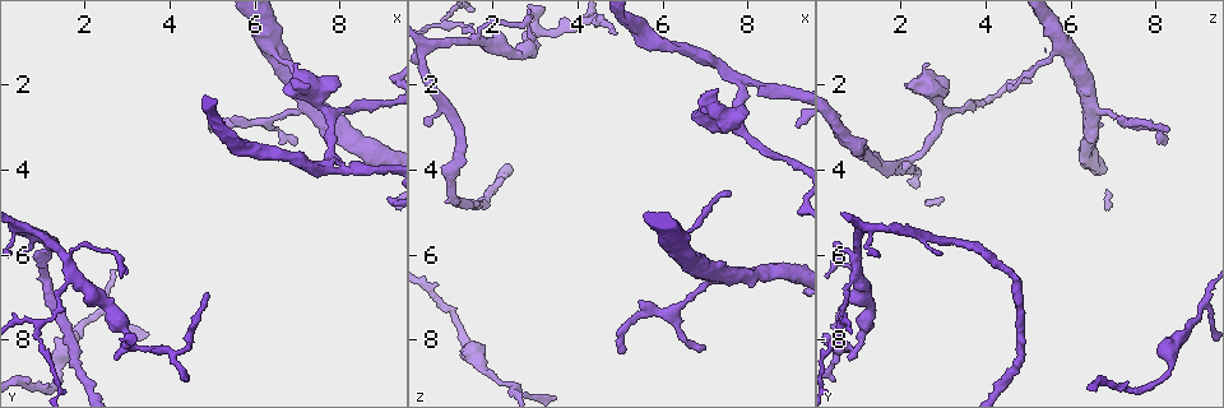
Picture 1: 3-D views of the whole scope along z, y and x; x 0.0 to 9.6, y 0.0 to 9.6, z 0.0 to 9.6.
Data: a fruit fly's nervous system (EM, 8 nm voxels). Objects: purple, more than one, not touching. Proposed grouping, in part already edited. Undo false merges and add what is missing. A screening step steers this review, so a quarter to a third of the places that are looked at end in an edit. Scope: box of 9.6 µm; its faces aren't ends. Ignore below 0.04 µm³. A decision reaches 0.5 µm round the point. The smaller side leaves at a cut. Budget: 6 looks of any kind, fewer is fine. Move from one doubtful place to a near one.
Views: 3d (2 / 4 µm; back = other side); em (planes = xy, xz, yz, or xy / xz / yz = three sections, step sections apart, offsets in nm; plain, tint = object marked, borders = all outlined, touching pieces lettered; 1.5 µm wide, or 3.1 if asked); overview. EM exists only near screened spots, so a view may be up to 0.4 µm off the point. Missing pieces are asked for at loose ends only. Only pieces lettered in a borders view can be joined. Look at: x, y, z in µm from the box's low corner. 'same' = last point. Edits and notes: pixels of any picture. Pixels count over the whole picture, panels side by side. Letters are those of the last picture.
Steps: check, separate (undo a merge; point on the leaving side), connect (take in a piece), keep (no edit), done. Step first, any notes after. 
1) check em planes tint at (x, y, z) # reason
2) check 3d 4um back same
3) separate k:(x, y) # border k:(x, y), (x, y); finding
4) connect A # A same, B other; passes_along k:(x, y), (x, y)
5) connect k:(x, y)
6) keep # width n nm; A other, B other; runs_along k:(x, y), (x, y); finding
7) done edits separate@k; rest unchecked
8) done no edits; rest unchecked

check 3d 2um at (7.85, 3.75, 2.35) # thin neck

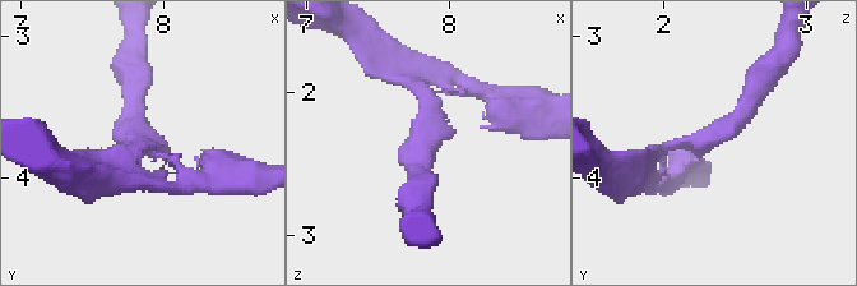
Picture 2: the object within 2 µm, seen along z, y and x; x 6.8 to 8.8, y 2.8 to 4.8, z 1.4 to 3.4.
check em planes borders at (7.82, 3.72, 2.32)

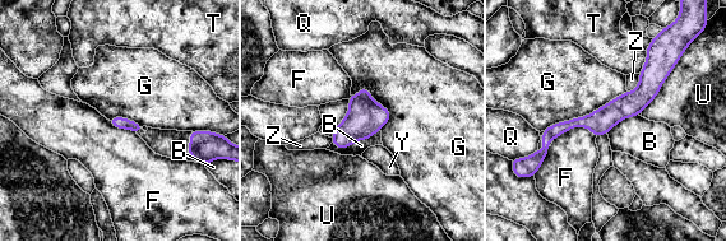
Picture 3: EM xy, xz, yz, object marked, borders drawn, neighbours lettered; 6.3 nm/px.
keep # width 160 nm; B other, F other, G other, Q other, T other, U other, Y other, Z other; border 3:(379, 130), (345, 148), (332, 143); continuous, no second neuron

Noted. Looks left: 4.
check 3d 4um at (5.05, 3.10, 8.35) # thin end

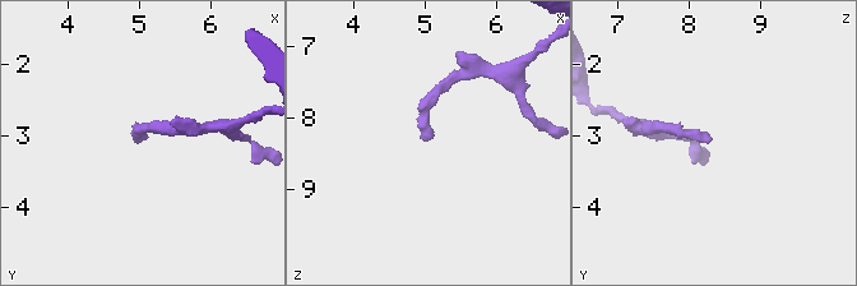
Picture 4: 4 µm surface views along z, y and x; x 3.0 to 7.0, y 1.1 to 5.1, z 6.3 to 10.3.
check em xz step 8 borders at (5.00, 3.05, 8.30) # shape alone is not enough

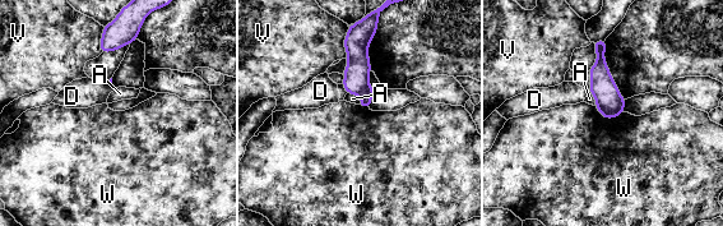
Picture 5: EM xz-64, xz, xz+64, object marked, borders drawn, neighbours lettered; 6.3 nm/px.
check em planes borders same # another direction

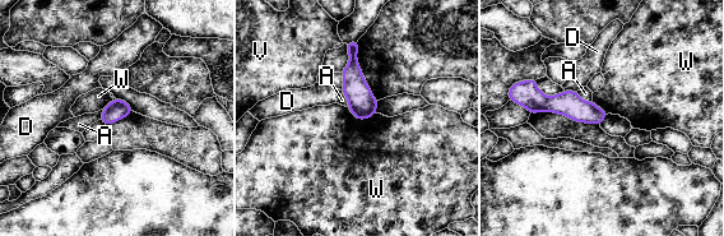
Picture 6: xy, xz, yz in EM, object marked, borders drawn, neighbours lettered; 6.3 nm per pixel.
keep # A other, D other, V other, W other; runs_along 6:(527, 101), (570, 103), (602, 115); no lettered piece goes on from it

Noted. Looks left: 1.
done no edits; rest unchecked

